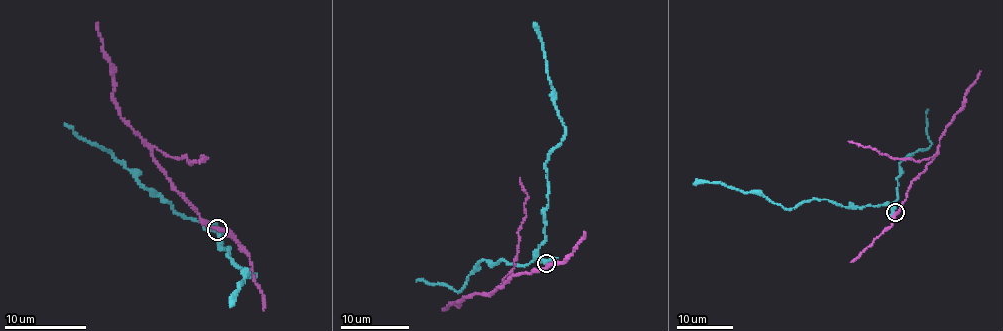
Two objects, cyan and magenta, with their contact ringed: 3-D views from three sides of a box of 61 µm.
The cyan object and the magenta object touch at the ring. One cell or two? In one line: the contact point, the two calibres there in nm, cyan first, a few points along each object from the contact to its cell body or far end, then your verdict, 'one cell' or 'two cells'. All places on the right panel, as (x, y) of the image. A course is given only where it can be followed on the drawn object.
(895, 212) | 190/260 nm | cyan via (894, 211), (890, 205), (848, 208), (827, 199), (783, 208), (759, 194), (720, 183), (693, 184) | magenta via (894, 212), (913, 180), (936, 154), (917, 162), (890, 158), (848, 141) | two cells

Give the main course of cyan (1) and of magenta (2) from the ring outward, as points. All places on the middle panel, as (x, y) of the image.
1: (545, 263), (538, 249), (545, 239), (548, 202), (546, 161), (564, 130), (534, 23)
2: (547, 263), (511, 277), (492, 293), (514, 266), (517, 254), (527, 198), (520, 177)

